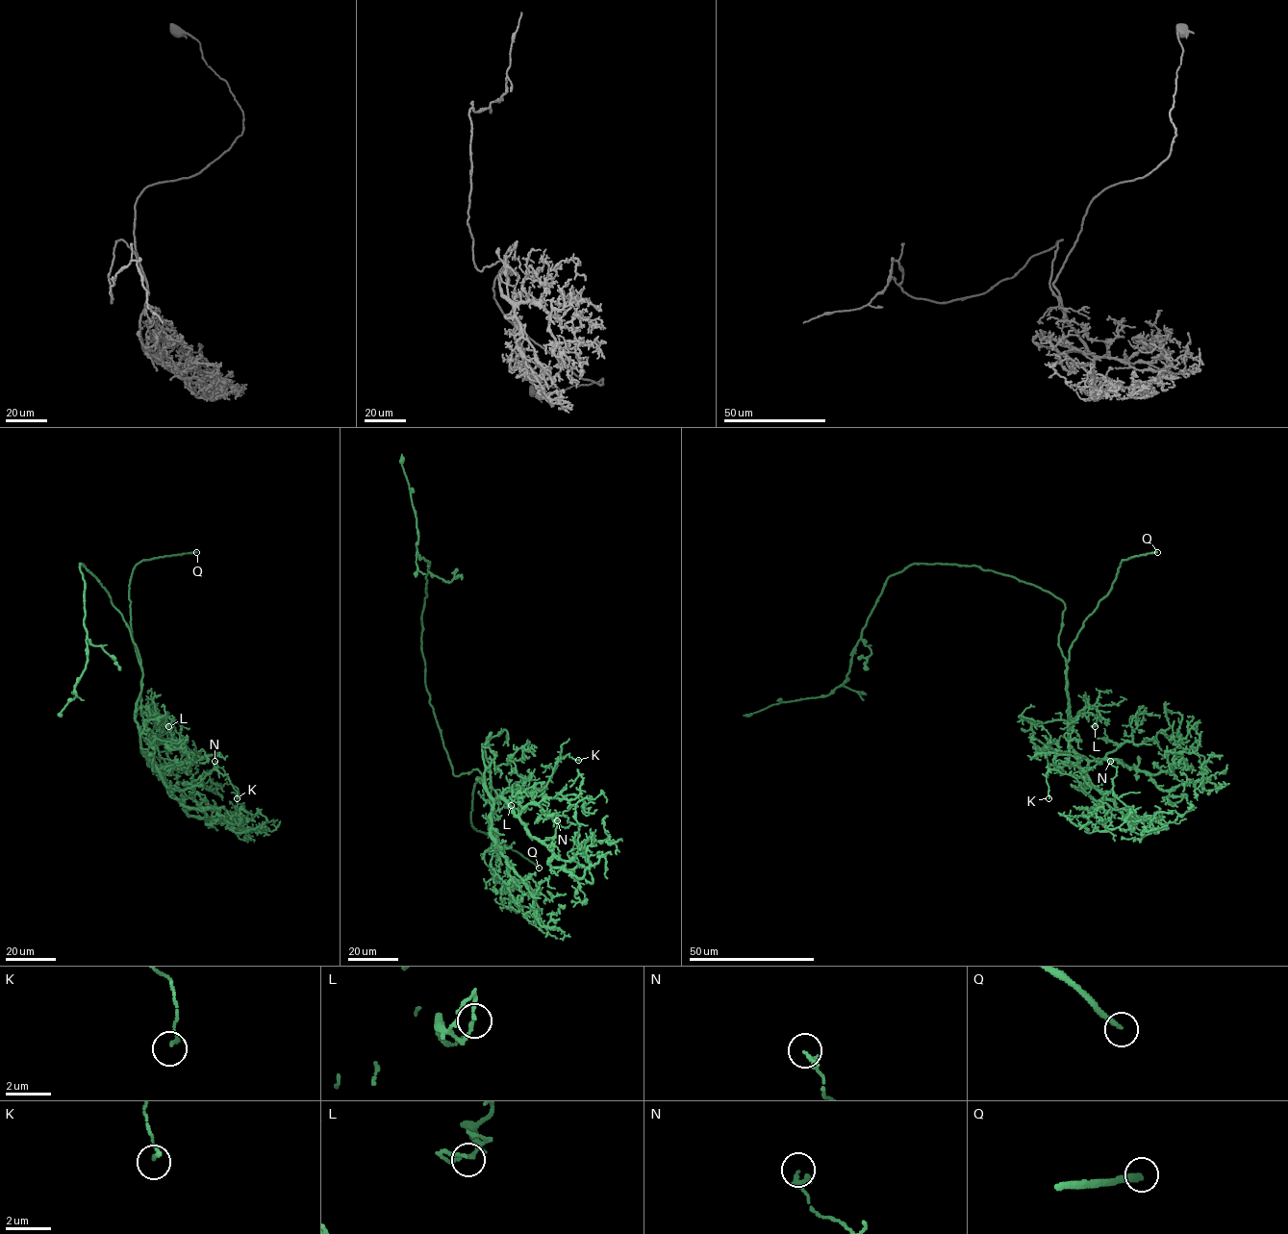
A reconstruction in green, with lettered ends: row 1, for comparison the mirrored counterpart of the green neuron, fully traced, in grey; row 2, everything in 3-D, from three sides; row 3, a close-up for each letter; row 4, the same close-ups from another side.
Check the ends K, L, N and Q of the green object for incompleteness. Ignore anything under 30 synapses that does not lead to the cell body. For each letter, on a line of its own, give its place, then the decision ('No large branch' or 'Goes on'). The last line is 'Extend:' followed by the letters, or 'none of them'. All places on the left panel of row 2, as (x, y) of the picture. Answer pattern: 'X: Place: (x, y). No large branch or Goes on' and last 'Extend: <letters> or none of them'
K: Place: (237, 798). No large branch
L: Place: (168, 726). No large branch
N: Place: (214, 761). No large branch
Q: Place: (196, 552). Goes on
Extend: Q

